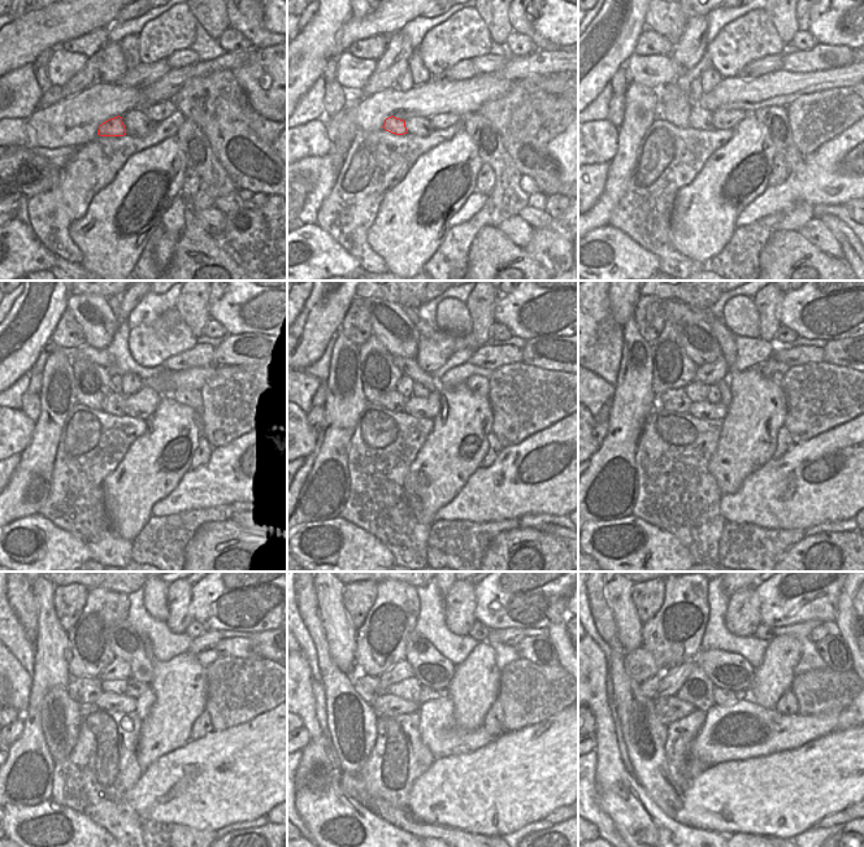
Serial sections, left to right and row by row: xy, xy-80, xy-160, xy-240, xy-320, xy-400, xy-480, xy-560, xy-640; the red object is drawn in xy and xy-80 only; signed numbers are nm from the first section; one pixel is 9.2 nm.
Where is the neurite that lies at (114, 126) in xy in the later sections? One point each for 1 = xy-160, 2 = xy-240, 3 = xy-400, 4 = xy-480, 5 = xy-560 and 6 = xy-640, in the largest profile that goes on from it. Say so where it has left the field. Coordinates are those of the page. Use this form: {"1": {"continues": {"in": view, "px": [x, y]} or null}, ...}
{"1": {"continues": {"in": "xy-160", "px": [674, 103]}}, "2": {"continues": {"in": "xy-240", "px": [91, 382]}}, "3": {"continues": {"in": "xy-400", "px": [672, 369]}}, "4": {"continues": {"in": "xy-480", "px": [90, 639]}}, "5": {"continues": {"in": "xy-560", "px": [381, 642]}}, "6": {"continues": {"in": "xy-640", "px": [673, 635]}}}

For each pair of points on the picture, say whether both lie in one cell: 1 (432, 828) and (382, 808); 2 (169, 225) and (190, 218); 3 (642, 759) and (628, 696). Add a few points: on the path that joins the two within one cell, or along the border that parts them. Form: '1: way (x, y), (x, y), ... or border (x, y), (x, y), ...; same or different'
1: way (420, 828), (394, 815); same
2: border (186, 208), (183, 227), (179, 234); different
3: way (634, 743), (632, 712); same

